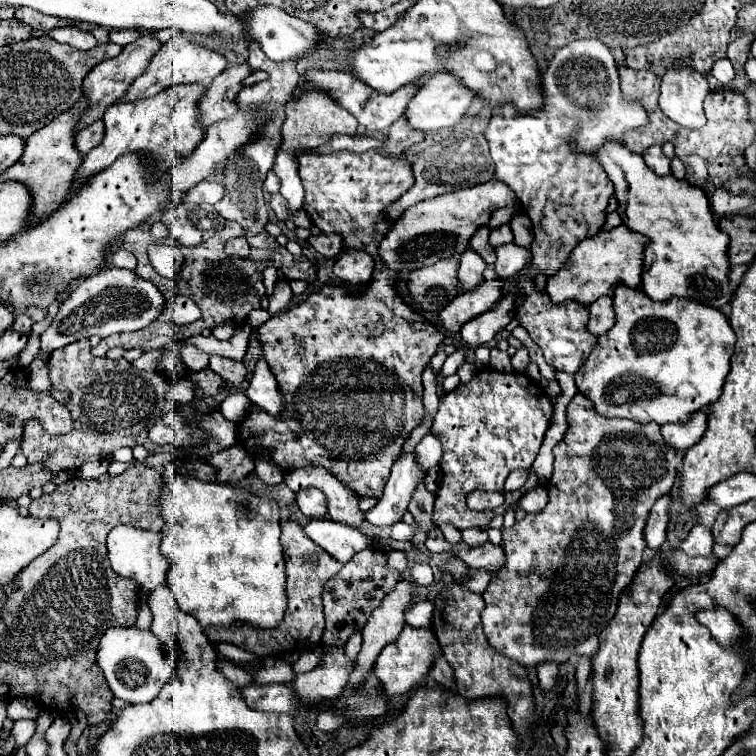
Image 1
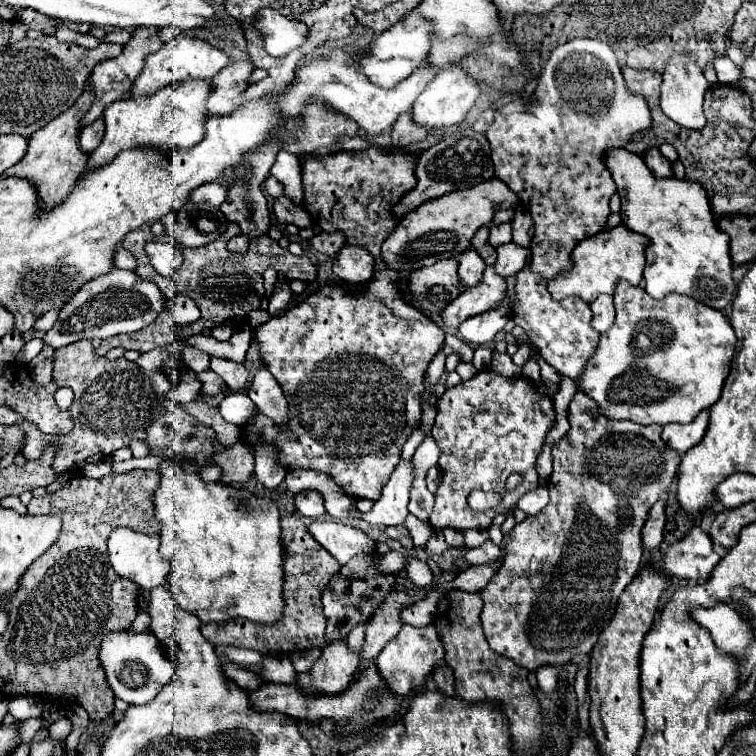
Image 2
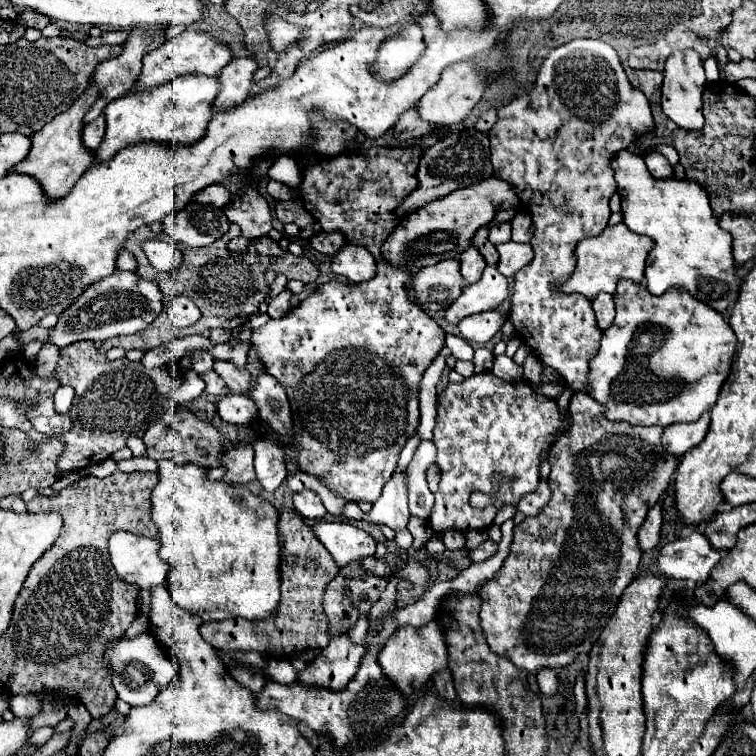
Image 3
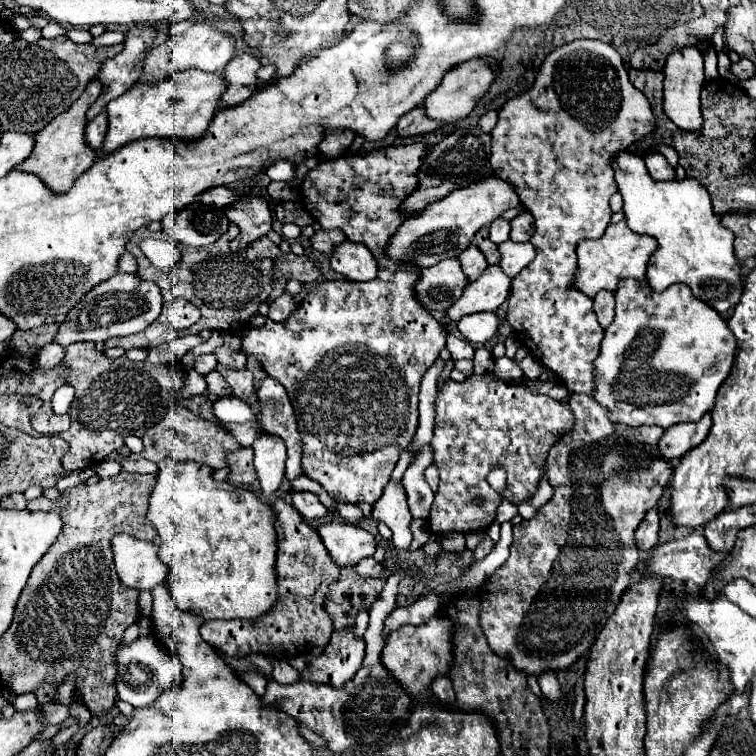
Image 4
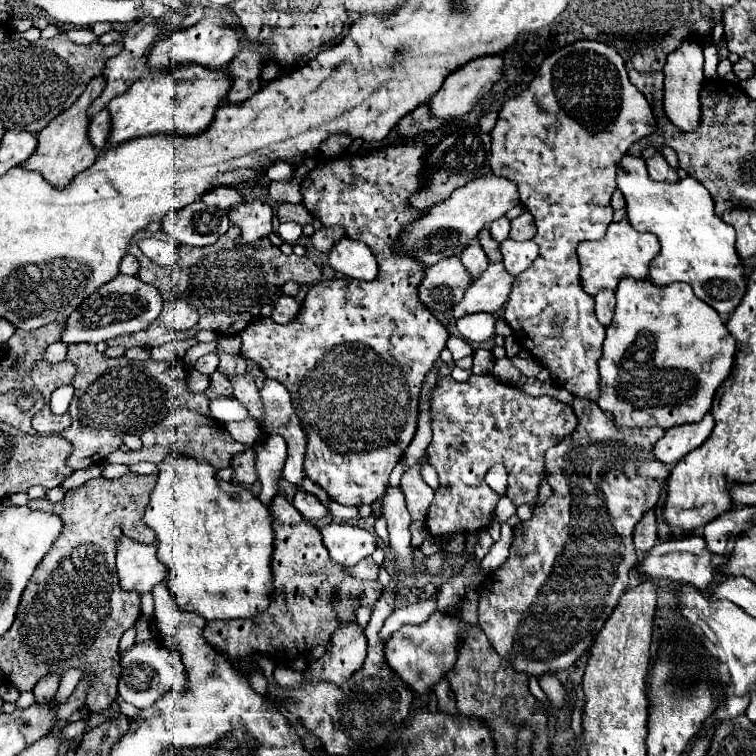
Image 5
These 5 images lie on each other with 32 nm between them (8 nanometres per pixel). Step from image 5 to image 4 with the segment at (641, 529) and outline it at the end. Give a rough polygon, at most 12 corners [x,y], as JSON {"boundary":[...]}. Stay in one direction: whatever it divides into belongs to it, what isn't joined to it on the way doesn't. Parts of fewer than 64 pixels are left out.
{"boundary":[[658,506],[648,510],[636,530],[642,552],[658,544]]}

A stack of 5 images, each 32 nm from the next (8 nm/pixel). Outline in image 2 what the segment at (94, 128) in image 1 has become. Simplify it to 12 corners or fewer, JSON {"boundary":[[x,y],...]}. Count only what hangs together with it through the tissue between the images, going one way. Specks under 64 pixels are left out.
{"boundary":[[104,120],[80,130],[80,150],[90,154],[102,142]]}

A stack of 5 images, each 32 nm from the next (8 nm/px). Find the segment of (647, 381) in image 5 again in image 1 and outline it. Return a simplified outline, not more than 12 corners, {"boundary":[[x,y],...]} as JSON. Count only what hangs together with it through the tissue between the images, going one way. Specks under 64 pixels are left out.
{"boundary":[[616,286],[574,376],[600,414],[684,422],[720,398],[720,310]]}

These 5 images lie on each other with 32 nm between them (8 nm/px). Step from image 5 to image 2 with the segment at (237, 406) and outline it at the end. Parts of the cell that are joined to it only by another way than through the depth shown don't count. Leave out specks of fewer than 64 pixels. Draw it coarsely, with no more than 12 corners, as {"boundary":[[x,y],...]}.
{"boundary":[[244,392],[228,394],[220,404],[222,418],[246,424],[256,412]]}

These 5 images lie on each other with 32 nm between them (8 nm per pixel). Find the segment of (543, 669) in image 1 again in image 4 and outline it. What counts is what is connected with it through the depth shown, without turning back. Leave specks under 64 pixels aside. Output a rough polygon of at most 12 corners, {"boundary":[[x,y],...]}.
{"boundary":[[554,672],[538,676],[540,690],[550,700],[560,698],[560,684]]}

